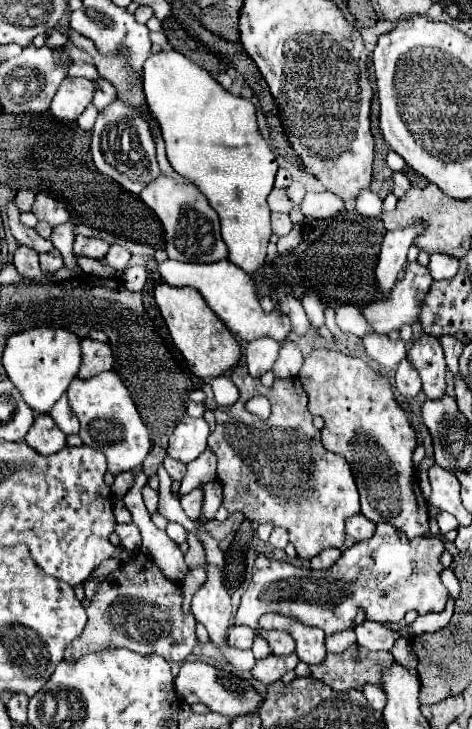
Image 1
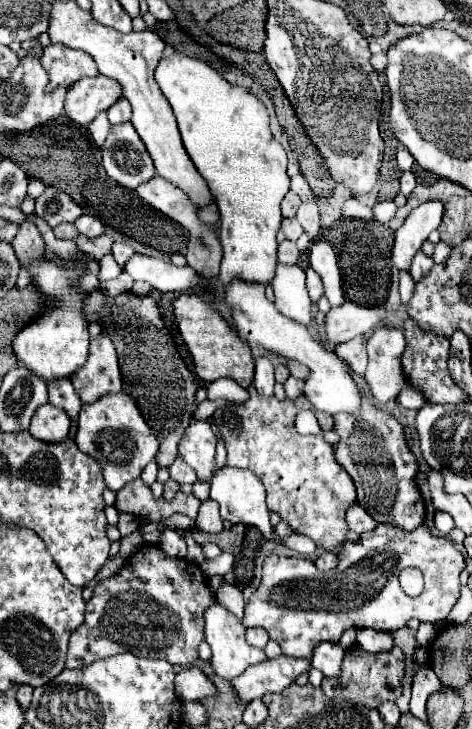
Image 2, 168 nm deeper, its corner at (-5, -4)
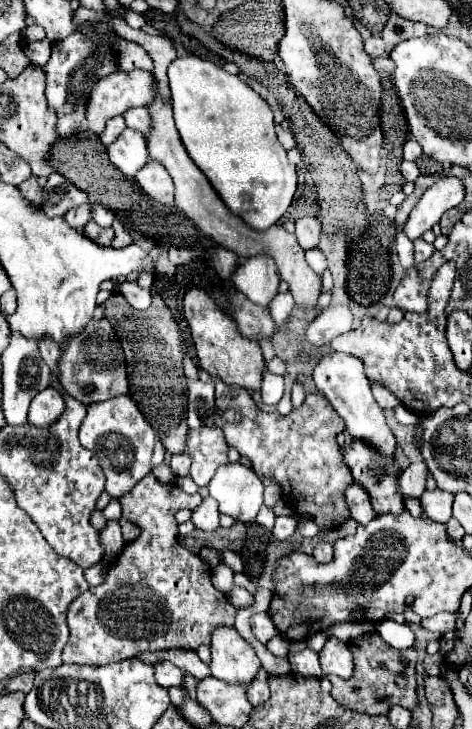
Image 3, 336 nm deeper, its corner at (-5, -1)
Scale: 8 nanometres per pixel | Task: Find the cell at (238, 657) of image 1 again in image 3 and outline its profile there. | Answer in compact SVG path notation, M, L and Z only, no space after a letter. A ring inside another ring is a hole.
M220 625L212 631L212 677L228 683L248 683L260 671L262 663L254 647L242 639L236 627Z

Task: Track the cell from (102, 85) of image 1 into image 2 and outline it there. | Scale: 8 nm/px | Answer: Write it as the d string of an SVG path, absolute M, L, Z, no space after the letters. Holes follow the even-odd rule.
M120 98L112 108L108 108L108 120L112 124L122 124L132 118L132 106L126 98Z

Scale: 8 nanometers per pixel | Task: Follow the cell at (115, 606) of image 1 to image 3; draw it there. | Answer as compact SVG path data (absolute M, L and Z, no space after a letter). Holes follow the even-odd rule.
M152 473L136 485L136 489L128 491L120 497L122 517L140 527L140 537L120 551L116 563L108 569L104 583L98 587L90 587L82 593L68 609L68 627L70 639L62 651L62 661L72 665L108 665L114 661L136 657L142 651L160 651L160 649L196 649L202 643L210 643L210 633L218 623L234 625L236 607L230 605L228 597L220 593L210 581L210 567L202 563L202 559L190 553L186 547L178 543L178 523L174 519L176 511L198 507L202 497L184 493L178 485L168 483L162 485L154 479Z

